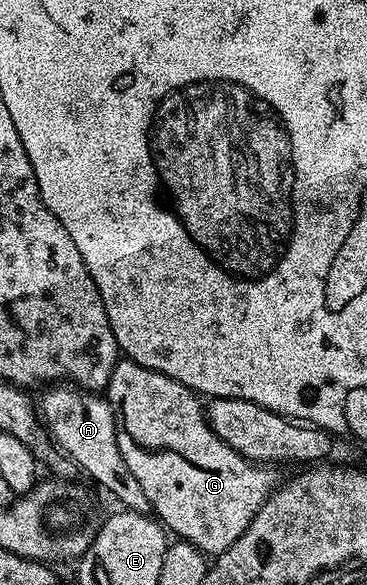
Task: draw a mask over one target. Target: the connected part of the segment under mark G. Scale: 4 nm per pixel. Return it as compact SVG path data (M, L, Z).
M128 359L118 360L117 366L111 371L107 400L116 421L119 455L123 457L123 463L127 463L131 475L135 475L139 487L143 487L143 495L147 495L156 520L170 534L177 533L173 535L180 540L190 541L206 555L227 551L227 547L231 547L231 543L235 543L235 539L247 531L259 507L263 507L263 503L277 488L278 470L248 461L227 447L227 443L223 443L223 439L209 429L207 409L202 398L183 383L159 371L151 371Z

